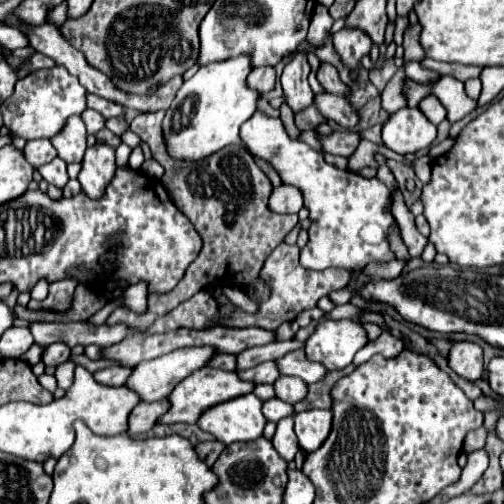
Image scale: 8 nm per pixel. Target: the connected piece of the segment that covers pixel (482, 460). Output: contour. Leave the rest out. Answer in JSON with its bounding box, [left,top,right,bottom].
[453,450,489,496]

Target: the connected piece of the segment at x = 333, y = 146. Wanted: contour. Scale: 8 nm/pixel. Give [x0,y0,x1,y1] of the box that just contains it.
[321,130,361,156]

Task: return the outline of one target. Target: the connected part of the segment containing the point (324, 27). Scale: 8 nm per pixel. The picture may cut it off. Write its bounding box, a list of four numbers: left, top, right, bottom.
[307,4,333,48]

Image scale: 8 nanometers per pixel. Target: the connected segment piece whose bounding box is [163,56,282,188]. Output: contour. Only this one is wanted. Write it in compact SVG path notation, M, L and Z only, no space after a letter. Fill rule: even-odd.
M237 56L223 62L201 66L193 78L183 82L171 108L167 110L163 120L163 140L169 156L181 162L205 160L231 144L243 146L267 174L275 188L282 184L277 171L269 163L253 155L239 136L241 124L249 120L255 112L257 100L257 92L249 90L245 84L249 72L251 72L249 56Z

